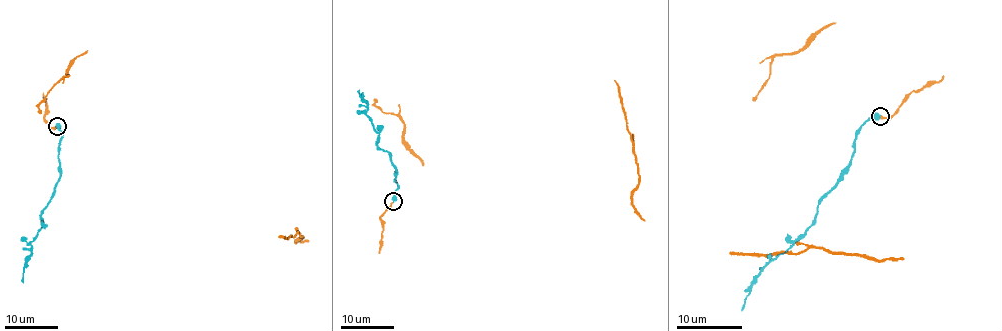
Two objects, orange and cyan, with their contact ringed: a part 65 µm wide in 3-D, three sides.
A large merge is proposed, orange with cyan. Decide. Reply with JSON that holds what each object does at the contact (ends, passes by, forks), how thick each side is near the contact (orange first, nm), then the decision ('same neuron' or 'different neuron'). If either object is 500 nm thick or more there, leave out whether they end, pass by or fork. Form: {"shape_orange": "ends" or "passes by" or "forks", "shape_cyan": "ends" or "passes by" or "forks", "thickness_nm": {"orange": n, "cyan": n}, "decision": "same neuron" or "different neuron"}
{"thickness_nm": {"orange": 200, "cyan": 600}, "decision": "same neuron"}

